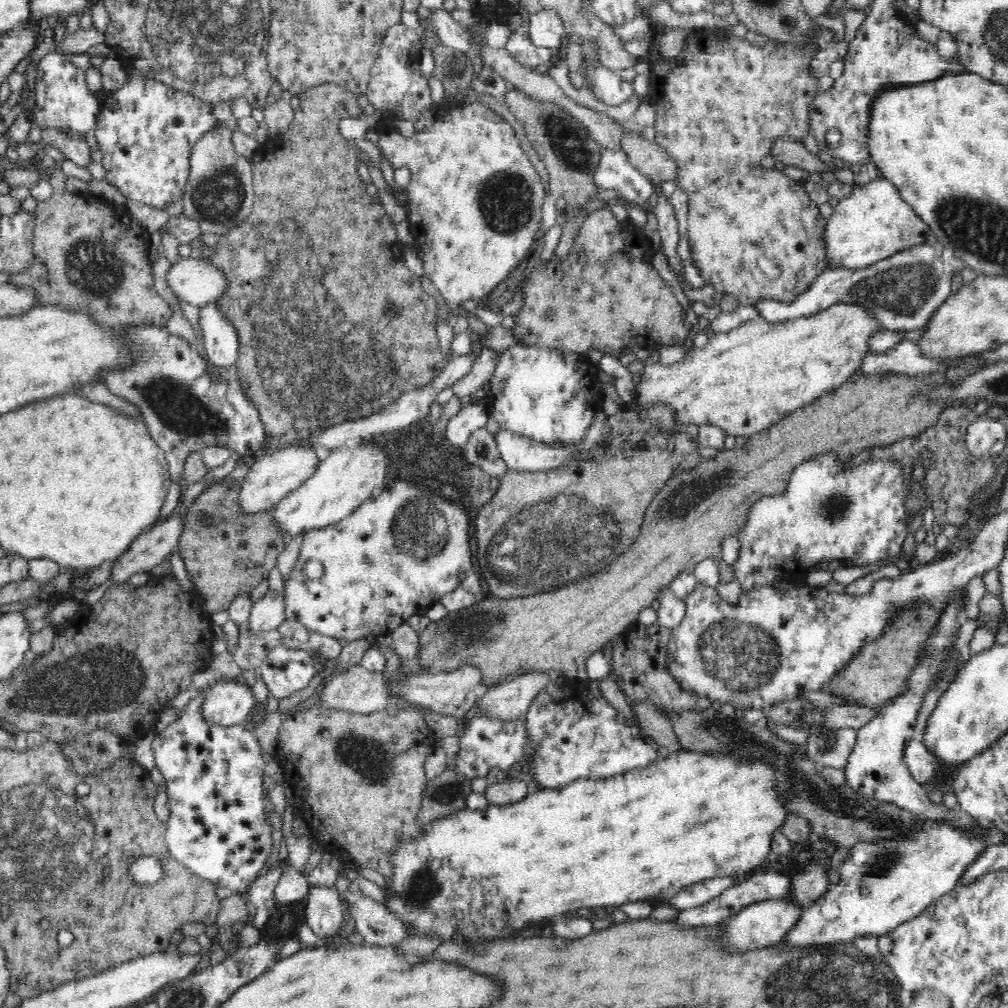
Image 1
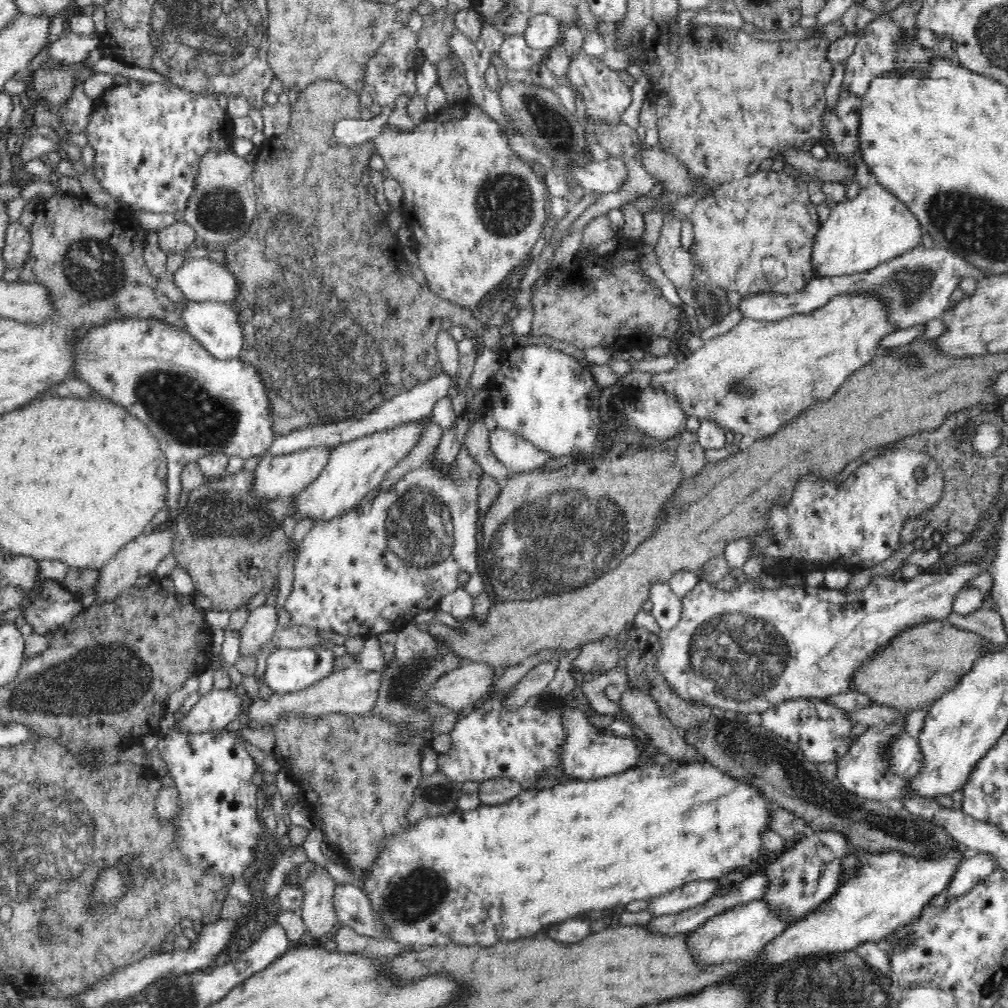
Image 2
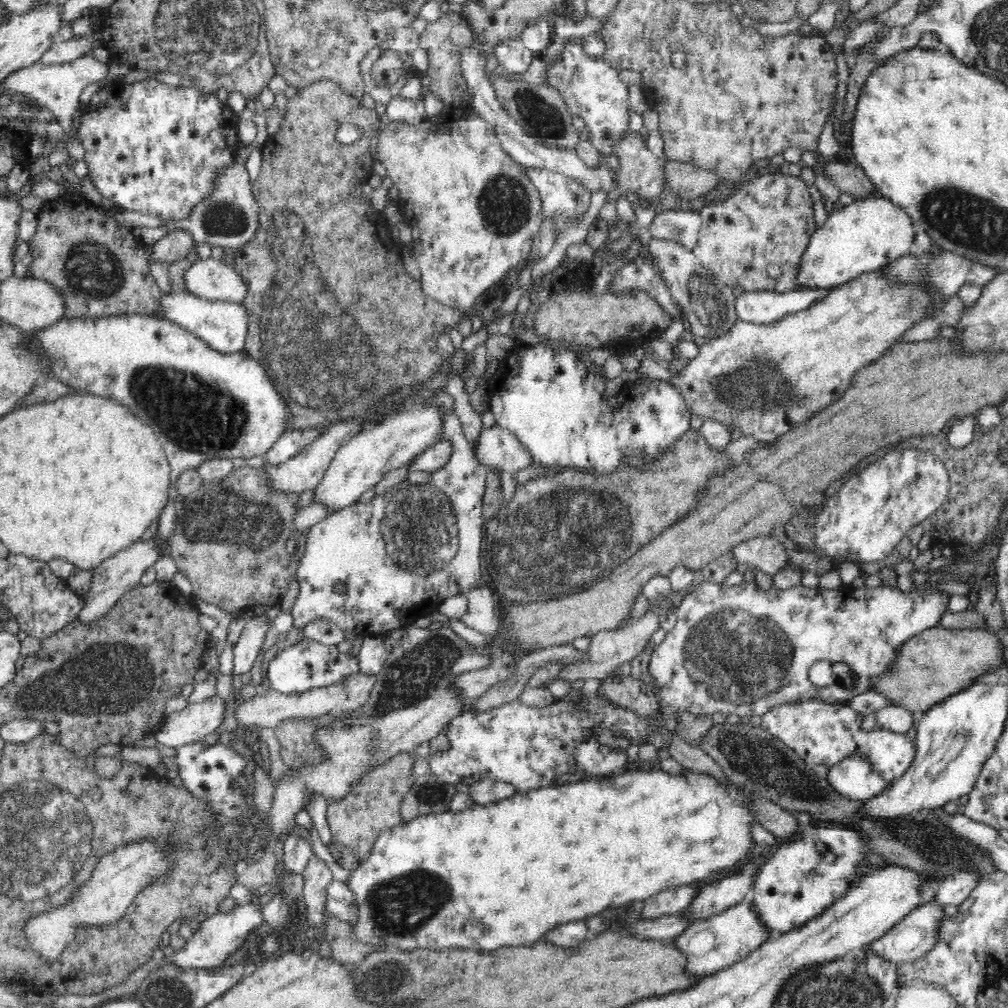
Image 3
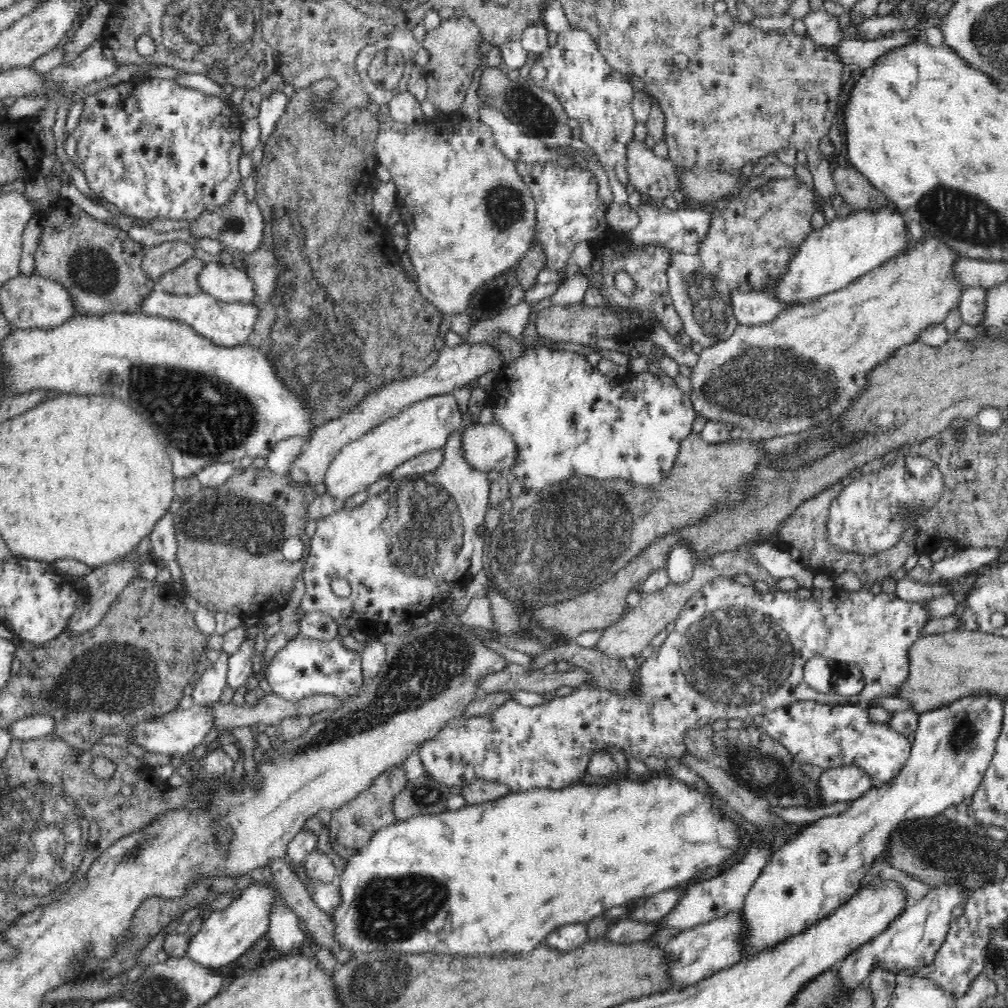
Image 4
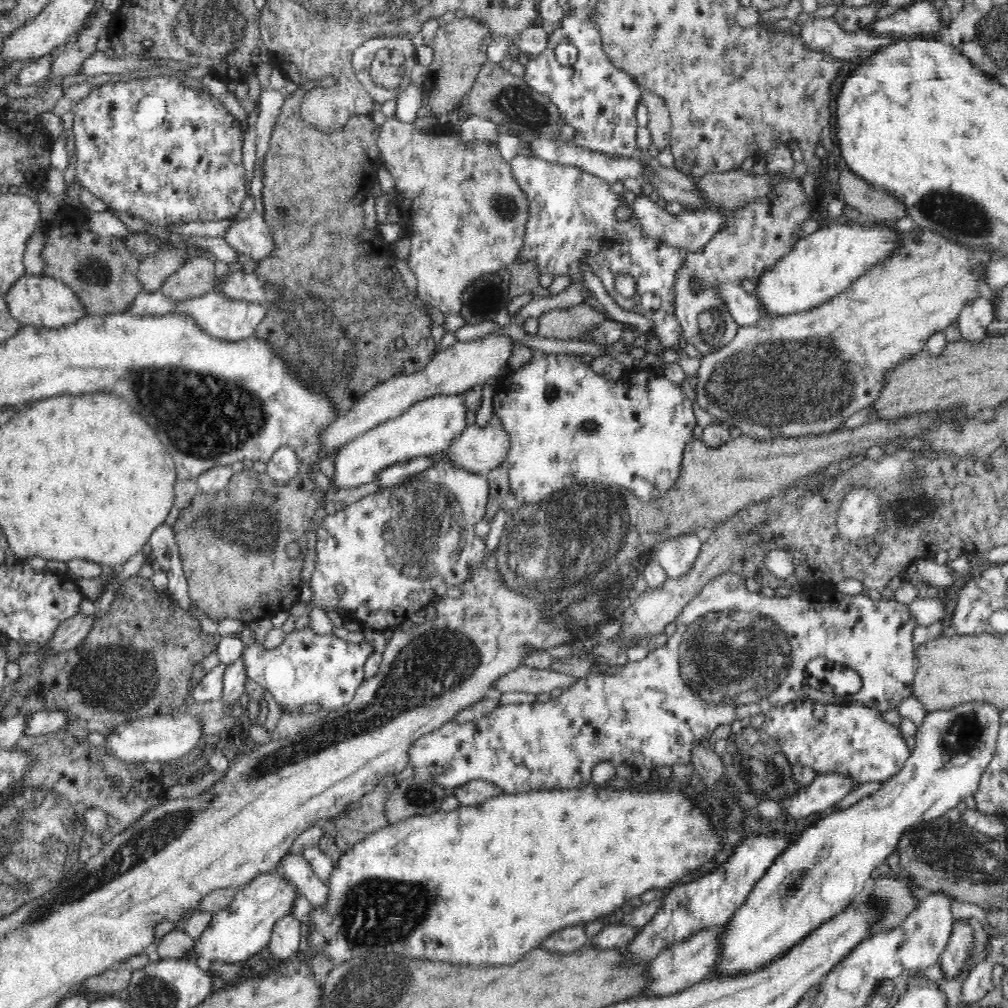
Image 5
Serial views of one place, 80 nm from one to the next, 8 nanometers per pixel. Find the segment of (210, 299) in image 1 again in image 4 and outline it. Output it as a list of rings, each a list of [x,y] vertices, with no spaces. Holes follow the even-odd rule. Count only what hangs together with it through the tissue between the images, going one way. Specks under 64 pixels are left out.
[[[205,262],[195,276],[200,292],[229,303],[250,303],[252,281],[243,270],[218,262]]]

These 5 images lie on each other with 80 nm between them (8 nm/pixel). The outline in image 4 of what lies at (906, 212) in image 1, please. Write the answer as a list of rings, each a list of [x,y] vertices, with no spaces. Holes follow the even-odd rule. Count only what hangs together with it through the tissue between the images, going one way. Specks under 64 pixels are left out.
[[[884,205],[875,209],[872,209],[872,207],[855,208],[852,214],[842,216],[842,218],[840,216],[830,218],[829,221],[828,224],[814,229],[808,235],[807,240],[804,240],[804,244],[800,246],[798,254],[792,258],[790,270],[778,280],[778,286],[776,286],[775,290],[772,290],[772,293],[780,301],[784,301],[784,303],[794,301],[794,303],[806,304],[806,302],[813,301],[823,294],[843,289],[860,275],[882,266],[886,260],[906,250],[908,240],[911,238],[907,226],[909,221],[892,205]]]

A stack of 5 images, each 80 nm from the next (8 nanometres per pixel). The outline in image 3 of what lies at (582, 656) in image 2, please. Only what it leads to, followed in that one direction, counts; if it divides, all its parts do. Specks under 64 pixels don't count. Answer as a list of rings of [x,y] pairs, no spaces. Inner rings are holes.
[[[650,605],[648,611],[642,616],[633,615],[630,620],[626,621],[616,631],[603,631],[592,636],[590,646],[585,650],[584,658],[567,664],[564,670],[562,670],[562,676],[560,678],[568,682],[585,680],[587,678],[602,680],[611,675],[620,664],[636,658],[644,650],[645,644],[651,641],[652,634],[660,628],[653,608],[654,606]]]

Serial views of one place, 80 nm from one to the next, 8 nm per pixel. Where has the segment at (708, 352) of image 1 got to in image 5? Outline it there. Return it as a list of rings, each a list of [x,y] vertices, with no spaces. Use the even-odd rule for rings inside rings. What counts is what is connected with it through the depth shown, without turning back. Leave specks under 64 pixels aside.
[[[917,229],[914,232],[903,233],[900,236],[900,240],[898,240],[898,250],[890,258],[887,258],[884,262],[878,262],[866,274],[862,274],[860,278],[851,282],[851,285],[845,291],[835,294],[826,302],[808,310],[801,310],[790,314],[769,315],[768,318],[760,320],[755,325],[739,326],[734,338],[728,344],[702,355],[699,360],[699,370],[696,376],[691,379],[692,387],[695,389],[696,404],[704,412],[708,412],[708,414],[714,416],[714,418],[739,427],[742,430],[742,434],[758,440],[822,434],[836,430],[852,414],[862,410],[862,408],[866,408],[876,398],[883,385],[881,380],[886,371],[896,366],[900,360],[916,354],[915,352],[918,349],[928,346],[926,342],[930,333],[944,332],[950,325],[957,324],[960,311],[966,301],[978,298],[982,294],[988,295],[989,292],[978,284],[978,278],[974,276],[974,266],[978,266],[982,262],[990,262],[993,258],[993,256],[990,256],[988,252],[984,252],[984,250],[972,252],[970,248],[966,248],[962,244],[954,244],[946,240],[943,236],[927,229]]]

